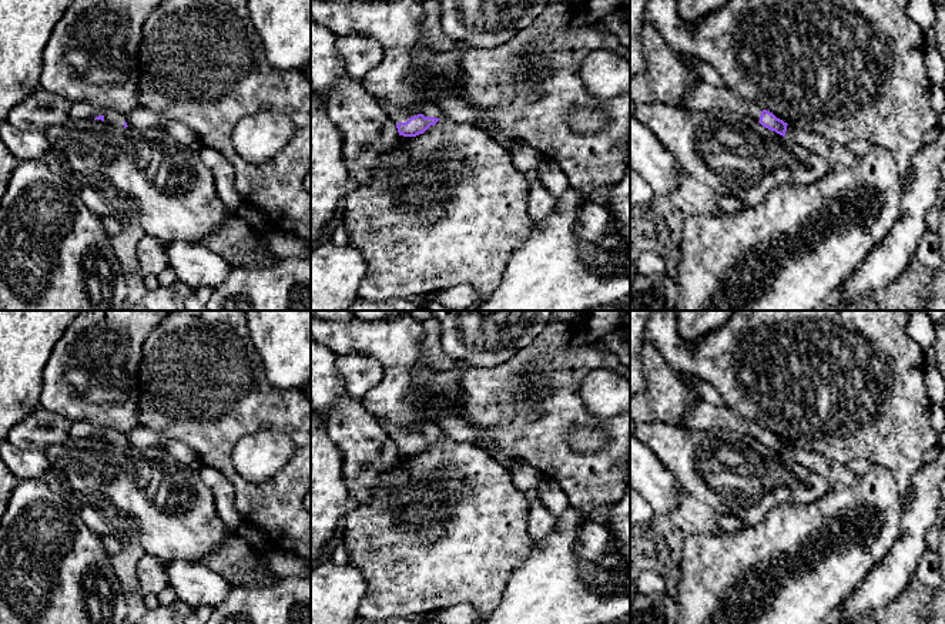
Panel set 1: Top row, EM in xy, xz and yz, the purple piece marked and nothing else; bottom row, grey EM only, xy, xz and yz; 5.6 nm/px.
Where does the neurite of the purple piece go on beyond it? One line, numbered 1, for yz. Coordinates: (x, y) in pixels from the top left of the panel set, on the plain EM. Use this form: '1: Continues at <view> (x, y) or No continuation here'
1: Continues at yz (701, 415)

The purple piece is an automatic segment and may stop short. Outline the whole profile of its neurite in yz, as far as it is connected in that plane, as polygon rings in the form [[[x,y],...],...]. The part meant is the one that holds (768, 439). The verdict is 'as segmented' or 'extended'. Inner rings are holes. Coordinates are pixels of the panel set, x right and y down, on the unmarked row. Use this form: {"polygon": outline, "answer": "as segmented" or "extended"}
{"polygon": [[[698,399],[688,410],[684,417],[684,426],[688,429],[733,429],[754,440],[760,442],[763,446],[775,450],[777,453],[785,456],[787,442],[777,437],[773,432],[763,429],[754,422],[738,416],[727,406],[714,406],[703,399]]], "answer": "extended"}

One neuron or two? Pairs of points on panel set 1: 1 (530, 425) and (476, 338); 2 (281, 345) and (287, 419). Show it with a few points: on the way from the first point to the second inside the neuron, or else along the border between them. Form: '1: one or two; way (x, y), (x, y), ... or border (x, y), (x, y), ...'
1: two; border (523, 349), (492, 366), (459, 365)
2: two; border (262, 362), (265, 376), (274, 386), (295, 389)

